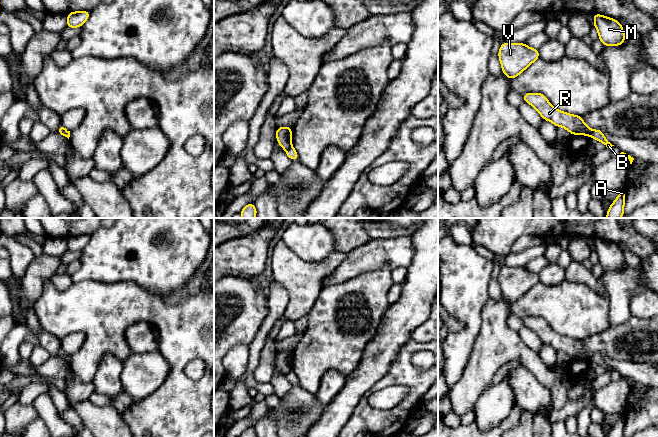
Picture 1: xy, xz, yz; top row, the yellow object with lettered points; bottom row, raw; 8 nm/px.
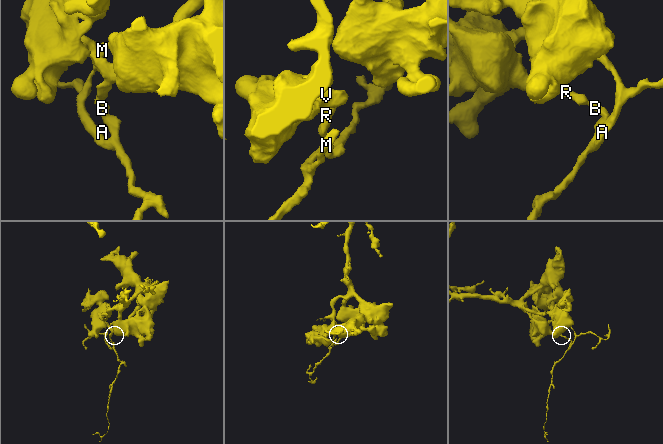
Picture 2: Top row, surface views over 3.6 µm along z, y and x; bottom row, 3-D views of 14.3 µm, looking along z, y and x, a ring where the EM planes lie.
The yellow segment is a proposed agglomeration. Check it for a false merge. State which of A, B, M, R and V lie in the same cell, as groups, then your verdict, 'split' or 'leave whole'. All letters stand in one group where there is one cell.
A B M / R V | split

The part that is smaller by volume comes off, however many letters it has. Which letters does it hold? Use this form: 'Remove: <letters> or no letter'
Remove: A, B, M

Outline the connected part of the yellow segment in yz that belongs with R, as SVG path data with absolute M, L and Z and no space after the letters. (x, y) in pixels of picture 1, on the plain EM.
M529 316L522 320L526 327L539 336L543 344L550 345L557 351L565 352L572 359L592 360L593 354L584 347L579 339L572 339L556 333L542 317Z

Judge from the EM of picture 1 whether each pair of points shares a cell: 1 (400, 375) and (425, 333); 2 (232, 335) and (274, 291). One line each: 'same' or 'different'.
1: different
2: different

